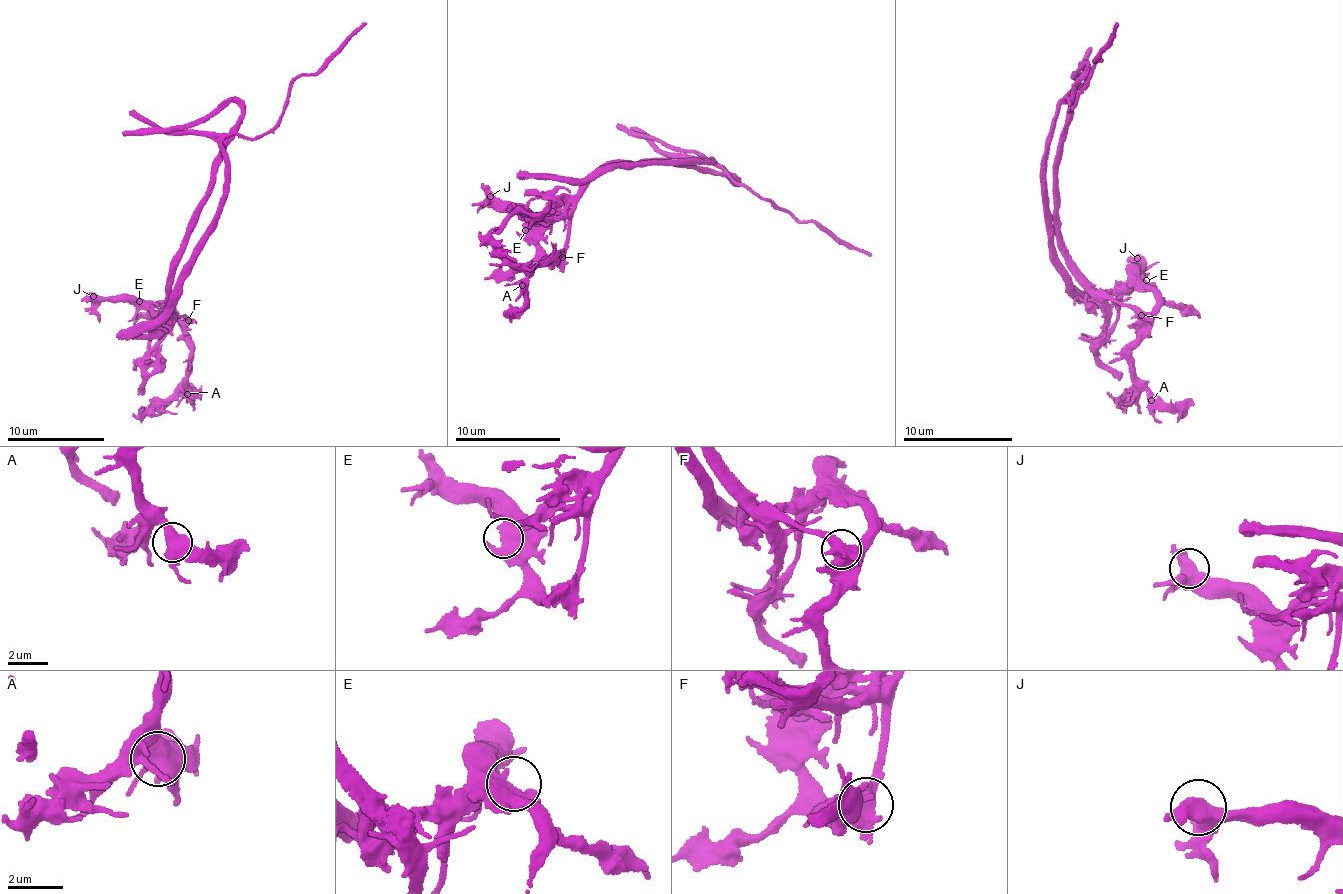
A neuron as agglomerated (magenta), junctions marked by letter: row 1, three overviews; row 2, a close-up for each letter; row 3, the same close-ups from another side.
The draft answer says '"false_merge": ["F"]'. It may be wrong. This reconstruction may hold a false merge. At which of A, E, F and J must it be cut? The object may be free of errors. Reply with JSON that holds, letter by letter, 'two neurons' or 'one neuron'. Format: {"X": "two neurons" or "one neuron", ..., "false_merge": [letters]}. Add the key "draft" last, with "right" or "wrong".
{"A": "one neuron", "E": "one neuron", "F": "two neurons", "J": "one neuron", "false_merge": ["F"], "draft": "right"}

